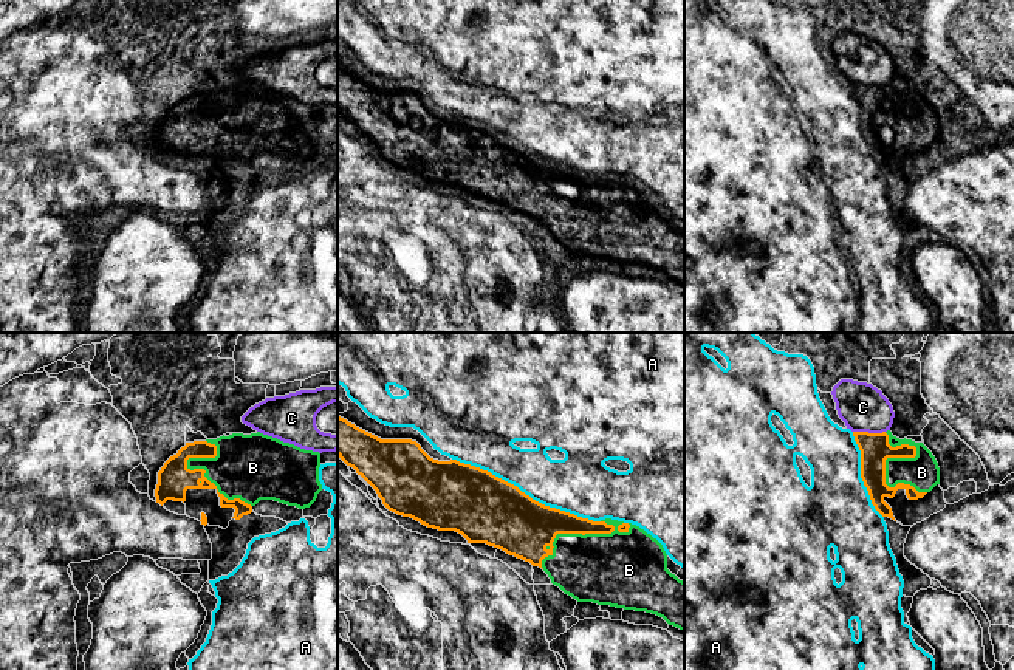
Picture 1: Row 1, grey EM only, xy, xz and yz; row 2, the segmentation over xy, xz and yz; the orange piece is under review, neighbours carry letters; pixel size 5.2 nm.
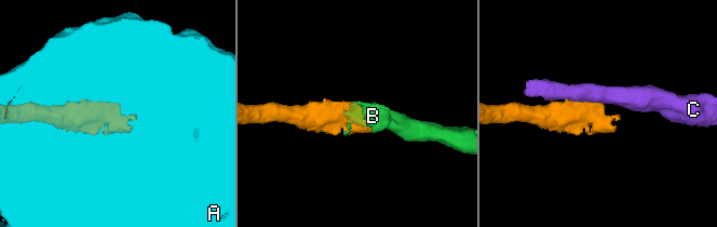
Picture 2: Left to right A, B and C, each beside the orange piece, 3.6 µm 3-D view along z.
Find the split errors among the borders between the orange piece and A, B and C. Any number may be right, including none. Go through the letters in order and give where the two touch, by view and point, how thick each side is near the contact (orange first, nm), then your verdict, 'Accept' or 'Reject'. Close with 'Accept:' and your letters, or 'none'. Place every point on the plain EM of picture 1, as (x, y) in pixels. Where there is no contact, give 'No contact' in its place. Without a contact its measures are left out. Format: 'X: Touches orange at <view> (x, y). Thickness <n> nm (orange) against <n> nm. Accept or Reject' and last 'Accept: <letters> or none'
A: Touches orange at xz (525, 147). Thickness 360 nm (orange) against 280 nm. Reject
B: Touches orange at xz (578, 186). Thickness 260 nm (orange) against 360 nm. Accept
C: Touches orange at yz (867, 85). Thickness 160 nm (orange) against 240 nm. Reject
Accept: B

